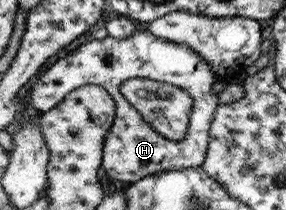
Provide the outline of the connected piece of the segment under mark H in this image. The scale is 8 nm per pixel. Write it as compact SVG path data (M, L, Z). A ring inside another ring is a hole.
M135 30L133 35L126 39L107 35L105 39L92 39L71 48L64 56L56 59L47 71L44 70L38 75L35 84L28 92L28 100L32 106L31 110L36 111L36 115L44 115L50 109L56 108L70 92L84 85L101 85L109 90L116 102L117 113L105 140L106 153L102 167L112 179L118 179L129 185L158 172L201 167L205 163L209 132L219 104L212 85L218 80L220 78L214 74L208 62L190 46L154 37L149 31ZM132 78L165 81L176 88L182 88L194 98L184 139L174 141L160 136L122 96L120 84Z

